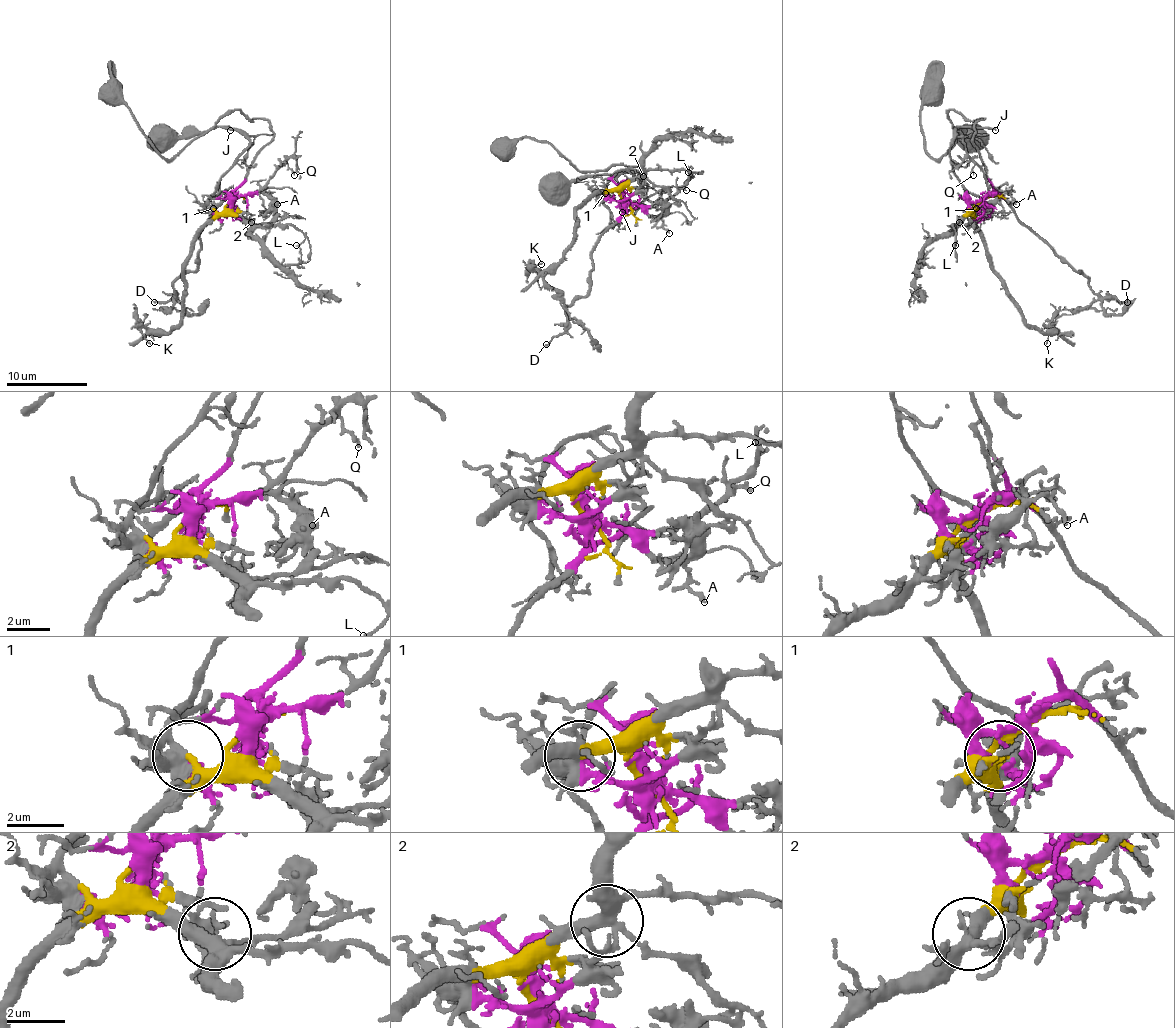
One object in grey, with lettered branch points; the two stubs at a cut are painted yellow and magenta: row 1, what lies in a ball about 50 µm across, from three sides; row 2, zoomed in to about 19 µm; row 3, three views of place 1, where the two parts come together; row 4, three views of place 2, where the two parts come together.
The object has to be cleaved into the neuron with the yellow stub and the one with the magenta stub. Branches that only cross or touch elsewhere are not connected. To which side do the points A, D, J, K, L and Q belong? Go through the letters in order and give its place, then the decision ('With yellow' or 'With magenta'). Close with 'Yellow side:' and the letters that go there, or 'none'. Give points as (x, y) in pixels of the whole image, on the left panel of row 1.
A: Place: (277, 204). With magenta
D: Place: (154, 302). With magenta
J: Place: (230, 130). With yellow
K: Place: (149, 343). With yellow
L: Place: (296, 245). With yellow
Q: Place: (294, 175). With magenta
Yellow side: J, K, L

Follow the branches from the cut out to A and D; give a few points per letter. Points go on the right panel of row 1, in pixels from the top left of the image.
A: (982, 199), (986, 195), (1008, 193), (1016, 203)
D: (982, 199), (998, 193), (1026, 226), (1079, 270), (1101, 297), (1128, 303)

